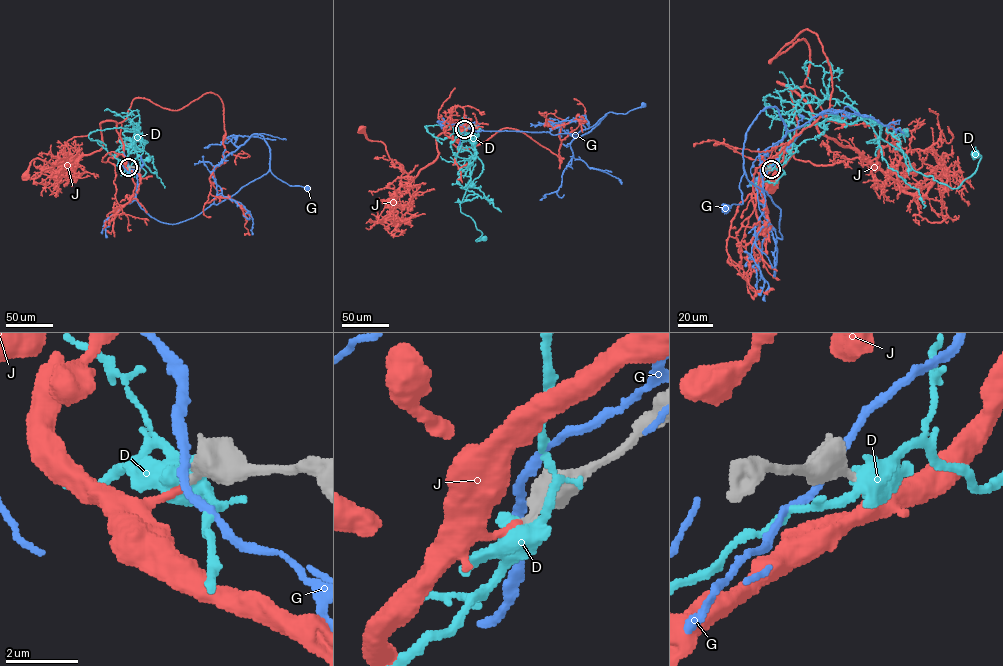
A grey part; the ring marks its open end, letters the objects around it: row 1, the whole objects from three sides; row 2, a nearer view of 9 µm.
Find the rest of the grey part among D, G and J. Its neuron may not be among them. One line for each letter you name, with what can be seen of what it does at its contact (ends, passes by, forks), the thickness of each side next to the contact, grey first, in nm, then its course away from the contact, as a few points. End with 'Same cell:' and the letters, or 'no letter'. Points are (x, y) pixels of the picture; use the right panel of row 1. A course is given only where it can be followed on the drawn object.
J: it ends; calibres 320 and 200 nm; course (771, 169), (797, 122), (778, 82), (821, 133), (863, 157), (814, 165), (793, 153), (769, 184)
Same cell: J

